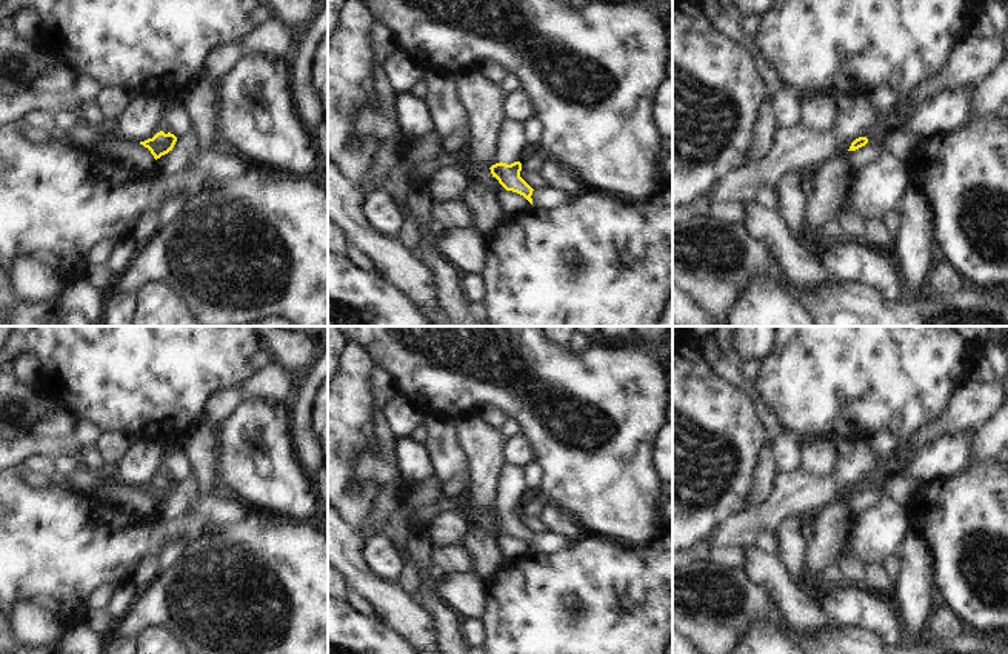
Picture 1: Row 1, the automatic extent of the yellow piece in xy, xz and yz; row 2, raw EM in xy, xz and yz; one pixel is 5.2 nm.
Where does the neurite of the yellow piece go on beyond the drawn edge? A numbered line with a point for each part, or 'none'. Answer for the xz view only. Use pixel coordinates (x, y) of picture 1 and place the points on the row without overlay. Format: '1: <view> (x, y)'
1: xz (511, 485)

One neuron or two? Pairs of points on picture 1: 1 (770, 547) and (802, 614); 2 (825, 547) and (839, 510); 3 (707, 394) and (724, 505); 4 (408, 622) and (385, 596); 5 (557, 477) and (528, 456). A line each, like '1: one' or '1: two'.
1: two
2: one
3: one
4: one
5: two

